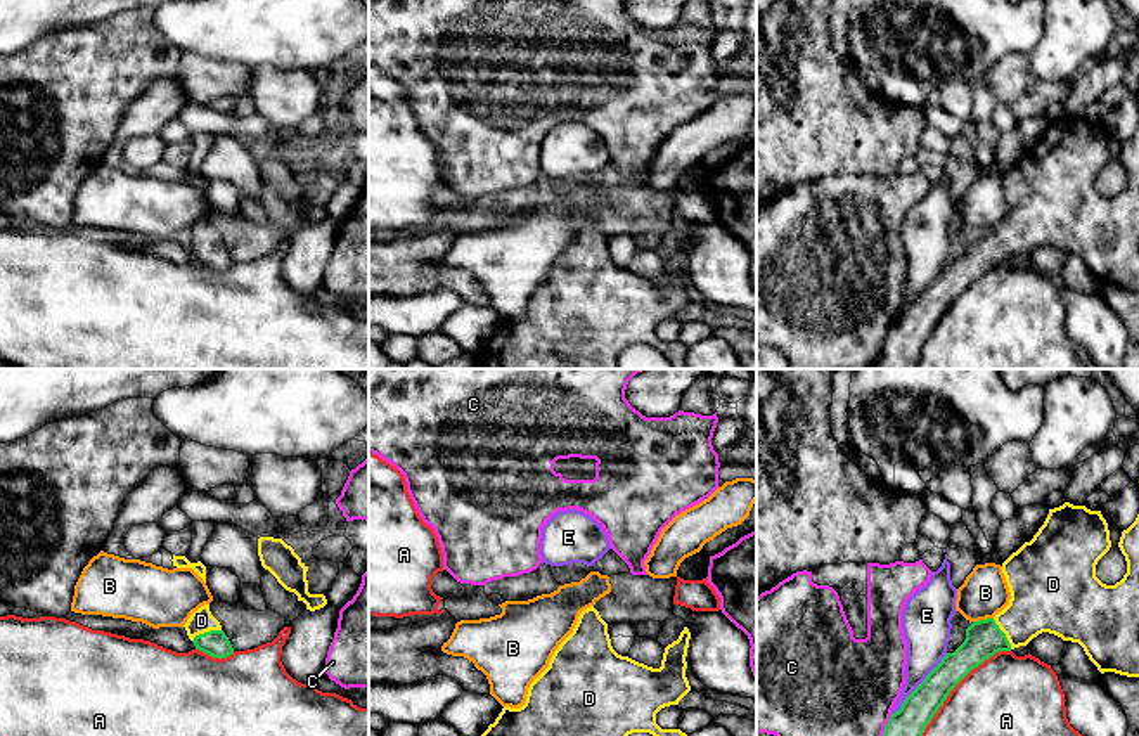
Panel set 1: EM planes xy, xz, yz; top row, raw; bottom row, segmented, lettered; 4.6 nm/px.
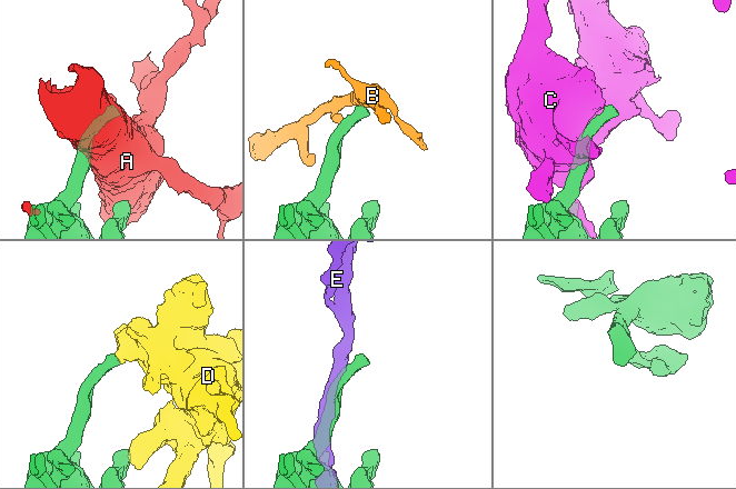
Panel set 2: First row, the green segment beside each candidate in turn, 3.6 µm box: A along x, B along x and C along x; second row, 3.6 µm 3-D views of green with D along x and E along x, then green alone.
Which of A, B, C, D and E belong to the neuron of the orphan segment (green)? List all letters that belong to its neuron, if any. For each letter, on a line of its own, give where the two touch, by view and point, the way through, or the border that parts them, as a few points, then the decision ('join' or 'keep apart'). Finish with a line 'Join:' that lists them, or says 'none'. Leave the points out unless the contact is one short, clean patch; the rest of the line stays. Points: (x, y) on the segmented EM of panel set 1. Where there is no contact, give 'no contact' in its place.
A: contact yz (958, 683); keep apart
B: contact yz (982, 620); border yz (992, 617), (973, 622); keep apart
C: contact yz (887, 724); keep apart
D: contact xy (205, 632); way xy (215, 643), (205, 632), (201, 620); join
E: contact yz (920, 684); keep apart
Join: D

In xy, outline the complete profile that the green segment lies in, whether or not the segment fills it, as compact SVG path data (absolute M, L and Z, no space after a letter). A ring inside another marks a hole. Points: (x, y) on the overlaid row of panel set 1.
M209 604L194 611L183 627L196 649L220 660L234 653L220 622L211 615Z

